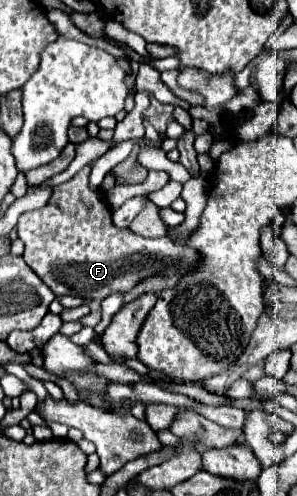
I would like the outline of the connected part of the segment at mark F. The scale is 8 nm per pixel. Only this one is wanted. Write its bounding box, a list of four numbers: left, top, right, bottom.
[18,165,198,301]

